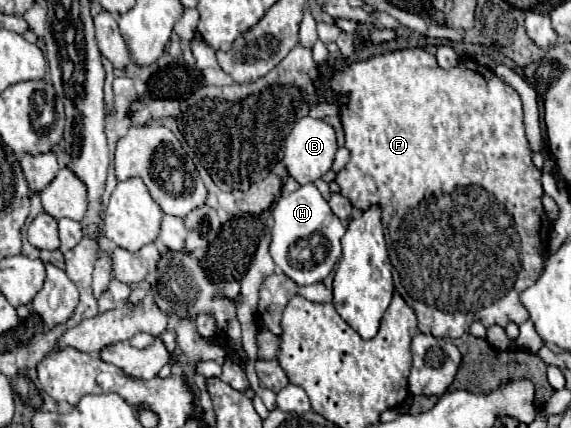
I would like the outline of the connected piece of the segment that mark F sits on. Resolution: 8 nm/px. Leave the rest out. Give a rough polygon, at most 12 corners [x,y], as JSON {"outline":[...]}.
{"outline":[[393,50],[329,78],[423,334],[529,318],[519,94]]}

